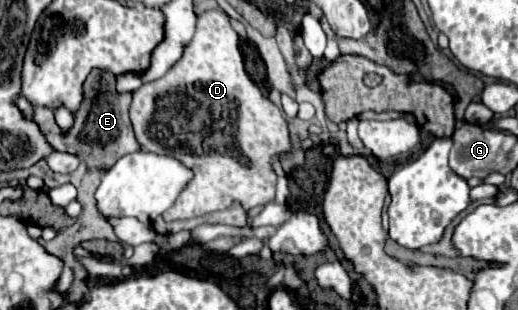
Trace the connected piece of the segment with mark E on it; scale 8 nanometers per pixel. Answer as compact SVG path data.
M92 72L86 80L86 100L82 102L78 116L74 116L76 122L68 134L62 134L62 130L54 122L54 114L48 108L34 108L32 122L38 124L46 142L54 150L78 156L88 170L106 172L122 156L140 150L140 144L134 136L134 130L128 118L130 100L132 100L132 94L116 92L116 76L110 76L108 72Z

